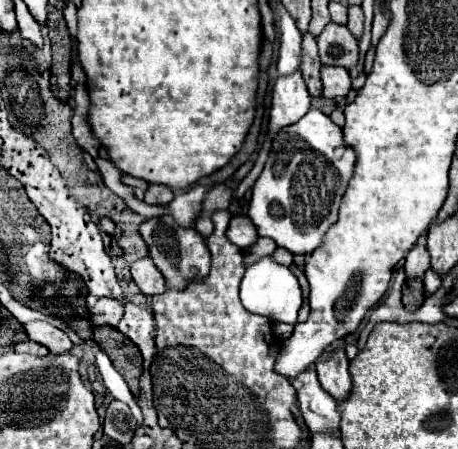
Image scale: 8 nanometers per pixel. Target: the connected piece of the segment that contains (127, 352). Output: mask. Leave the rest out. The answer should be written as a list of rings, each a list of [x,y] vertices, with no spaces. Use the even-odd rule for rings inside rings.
[[[95,327],[93,329],[95,343],[107,353],[107,357],[117,365],[119,373],[125,377],[131,393],[139,397],[139,379],[141,379],[141,353],[139,349],[117,329],[113,327]]]

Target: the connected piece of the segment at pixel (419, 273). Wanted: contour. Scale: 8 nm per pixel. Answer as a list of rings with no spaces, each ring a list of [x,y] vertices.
[[[421,235],[417,245],[405,257],[405,273],[407,277],[421,279],[427,269],[429,269],[429,251],[425,249],[425,235]]]

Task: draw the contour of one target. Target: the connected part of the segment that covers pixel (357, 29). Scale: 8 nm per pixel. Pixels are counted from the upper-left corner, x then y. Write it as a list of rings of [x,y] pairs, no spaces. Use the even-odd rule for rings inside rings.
[[[349,5],[347,11],[349,11],[347,27],[349,27],[349,31],[359,39],[361,33],[363,33],[363,11],[361,11],[359,5]]]

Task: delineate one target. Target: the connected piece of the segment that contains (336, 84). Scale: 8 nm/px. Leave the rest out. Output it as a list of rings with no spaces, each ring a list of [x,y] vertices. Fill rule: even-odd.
[[[321,67],[321,83],[323,83],[323,97],[339,101],[351,89],[351,77],[347,69],[341,67]]]

